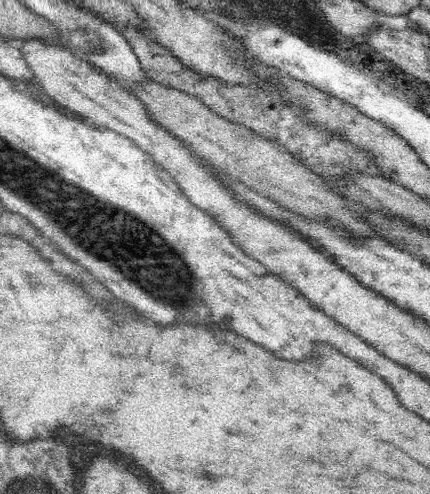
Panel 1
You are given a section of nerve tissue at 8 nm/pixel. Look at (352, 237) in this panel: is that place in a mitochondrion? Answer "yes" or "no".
no

